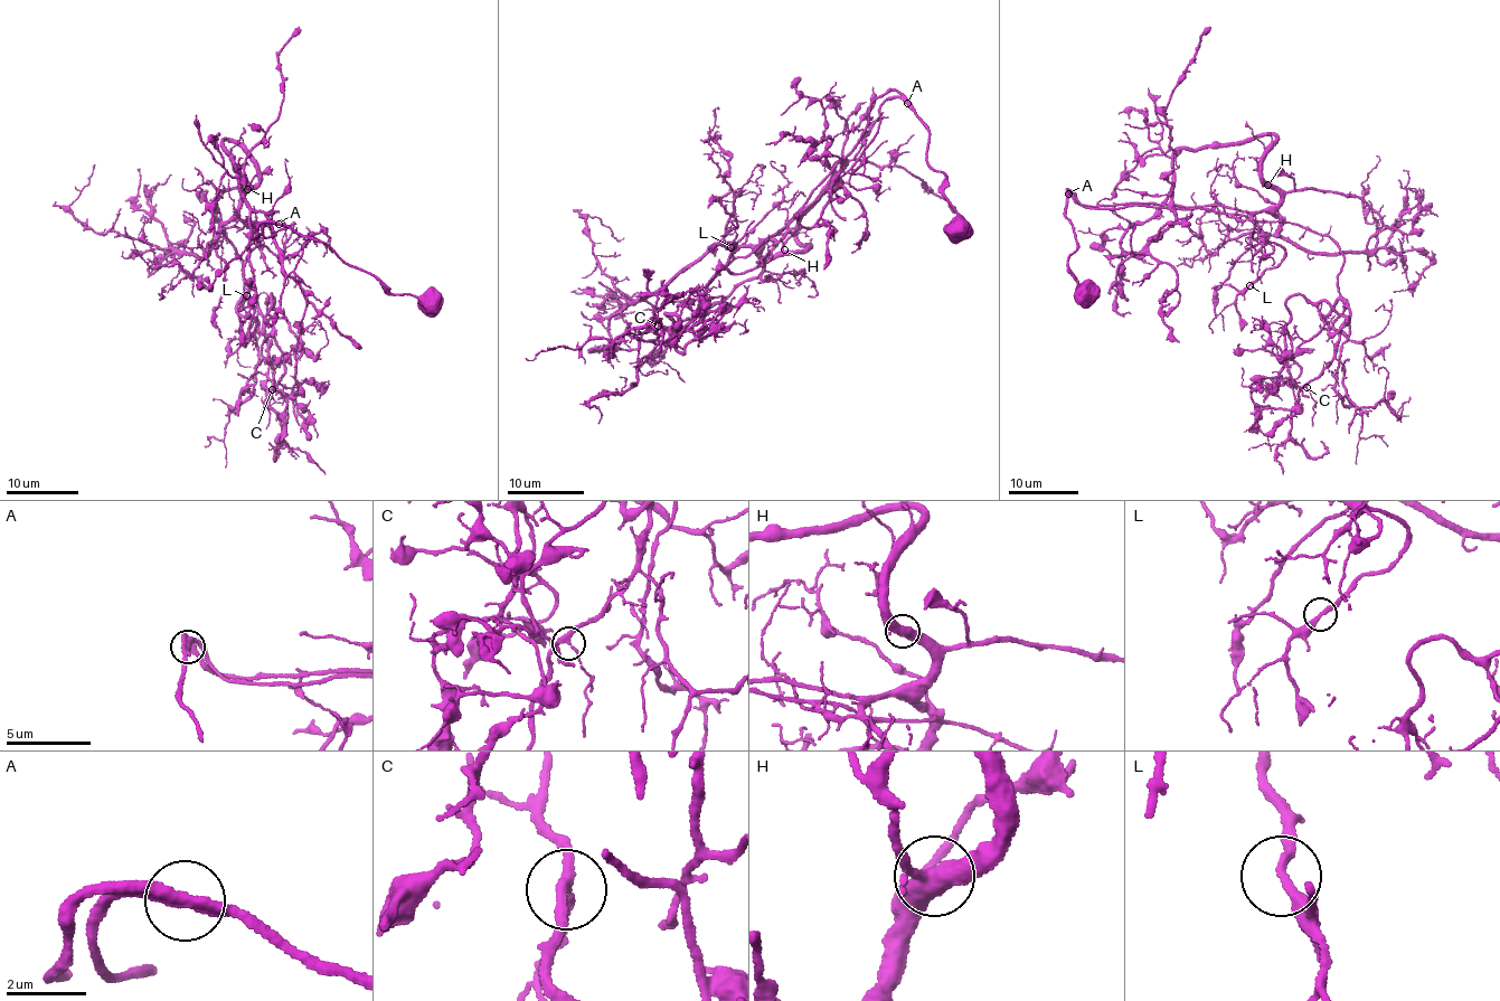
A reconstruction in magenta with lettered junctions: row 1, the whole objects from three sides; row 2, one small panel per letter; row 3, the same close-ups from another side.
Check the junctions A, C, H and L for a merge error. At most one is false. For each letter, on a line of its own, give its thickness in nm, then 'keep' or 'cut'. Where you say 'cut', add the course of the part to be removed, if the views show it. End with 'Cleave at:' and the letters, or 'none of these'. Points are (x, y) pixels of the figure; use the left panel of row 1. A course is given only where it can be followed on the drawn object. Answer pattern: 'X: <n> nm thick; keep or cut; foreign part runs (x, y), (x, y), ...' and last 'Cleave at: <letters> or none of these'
A: 340 nm thick; cut; foreign part runs (279, 224), (224, 235), (247, 298), (266, 319), (273, 299), (296, 336), (281, 384), (317, 437)
C: 220 nm thick; keep
H: 400 nm thick; keep
L: 240 nm thick; keep
Cleave at: A

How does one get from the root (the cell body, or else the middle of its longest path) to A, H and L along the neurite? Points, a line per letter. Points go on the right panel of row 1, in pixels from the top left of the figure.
A: (1085, 295), (1074, 280), (1068, 262), (1077, 248), (1065, 214), (1068, 192)
H: (1085, 295), (1068, 262), (1077, 248), (1069, 191), (1084, 206), (1233, 213), (1276, 204), (1267, 185)
L: (1085, 295), (1068, 262), (1072, 191), (1084, 206), (1250, 220), (1284, 251), (1250, 284)

